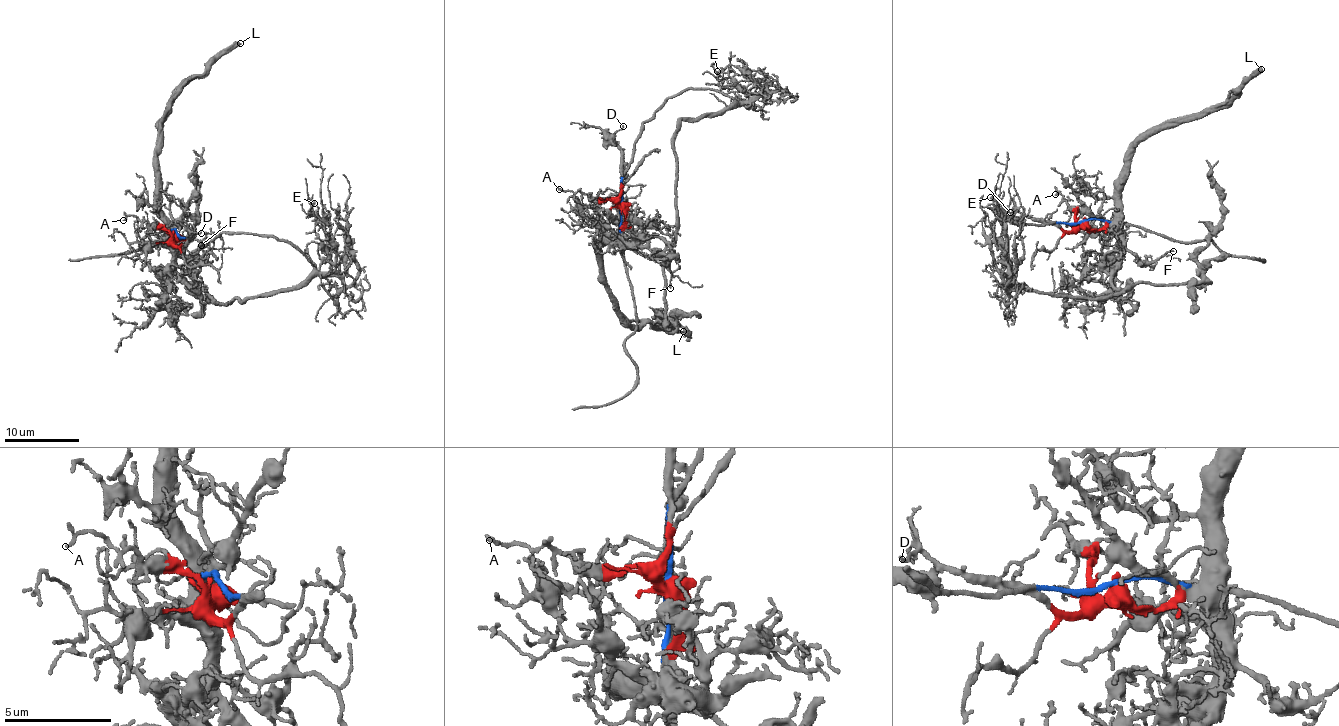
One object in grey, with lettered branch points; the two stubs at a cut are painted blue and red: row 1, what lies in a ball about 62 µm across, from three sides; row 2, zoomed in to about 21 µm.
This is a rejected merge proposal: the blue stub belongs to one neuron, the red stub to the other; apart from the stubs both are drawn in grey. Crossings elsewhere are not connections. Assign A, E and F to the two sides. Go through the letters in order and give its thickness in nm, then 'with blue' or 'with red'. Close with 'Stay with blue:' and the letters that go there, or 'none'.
A: calibre 110 nm; with red
E: calibre 130 nm; with blue
F: calibre 150 nm; with red
Stay with blue: E

